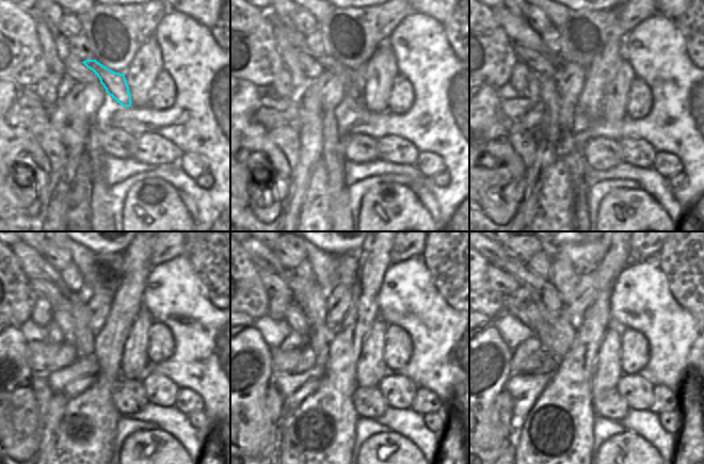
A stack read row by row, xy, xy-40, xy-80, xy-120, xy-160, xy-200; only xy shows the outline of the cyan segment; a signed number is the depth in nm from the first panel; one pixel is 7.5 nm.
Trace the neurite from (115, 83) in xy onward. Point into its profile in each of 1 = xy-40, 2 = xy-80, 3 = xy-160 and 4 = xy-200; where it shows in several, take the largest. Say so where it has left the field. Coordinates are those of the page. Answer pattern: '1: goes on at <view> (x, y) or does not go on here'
1: goes on at xy-40 (298, 41)
2: goes on at xy-80 (516, 28)
3: goes on at xy-160 (262, 257)
4: goes on at xy-200 (494, 253)

